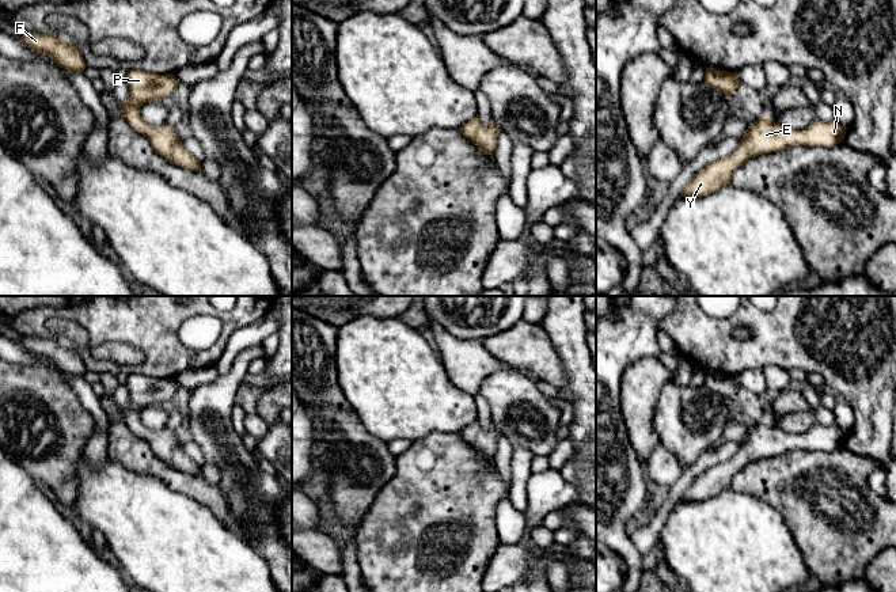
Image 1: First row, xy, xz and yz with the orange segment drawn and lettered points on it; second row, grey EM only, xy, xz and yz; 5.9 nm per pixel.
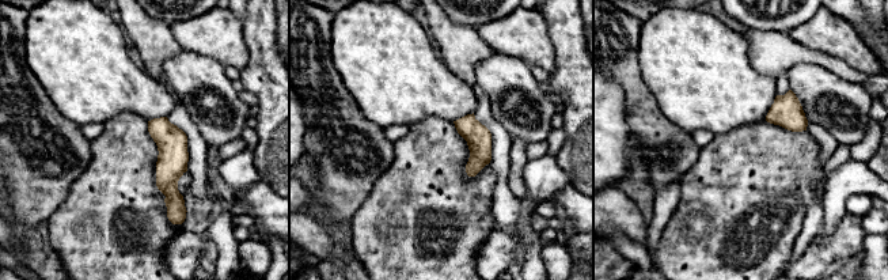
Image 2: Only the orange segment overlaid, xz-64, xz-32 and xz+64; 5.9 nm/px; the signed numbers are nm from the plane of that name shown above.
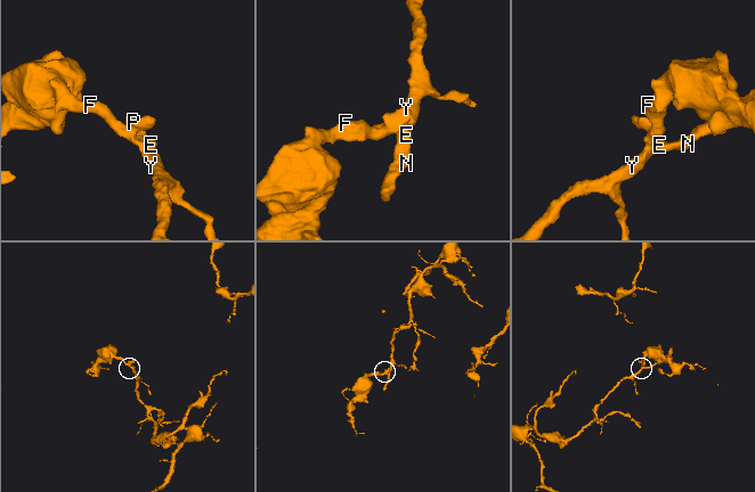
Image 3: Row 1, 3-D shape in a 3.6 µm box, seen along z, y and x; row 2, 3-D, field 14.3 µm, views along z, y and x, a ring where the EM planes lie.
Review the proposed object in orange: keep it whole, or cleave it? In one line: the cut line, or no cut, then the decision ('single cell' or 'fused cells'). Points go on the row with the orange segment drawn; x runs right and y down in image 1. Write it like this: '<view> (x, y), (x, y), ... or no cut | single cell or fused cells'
no cut | single cell

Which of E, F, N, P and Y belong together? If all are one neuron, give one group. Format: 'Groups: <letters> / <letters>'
Groups: E F N P Y

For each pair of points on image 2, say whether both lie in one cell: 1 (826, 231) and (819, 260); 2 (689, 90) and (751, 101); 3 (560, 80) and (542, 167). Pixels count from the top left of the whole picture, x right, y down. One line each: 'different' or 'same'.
1: different
2: same
3: different

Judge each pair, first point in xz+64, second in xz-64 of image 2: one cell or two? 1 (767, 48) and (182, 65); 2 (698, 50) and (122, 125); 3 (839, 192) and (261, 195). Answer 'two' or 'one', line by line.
1: two
2: two
3: two

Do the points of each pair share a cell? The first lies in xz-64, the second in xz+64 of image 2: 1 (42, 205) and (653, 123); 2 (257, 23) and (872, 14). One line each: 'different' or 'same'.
1: same
2: same

